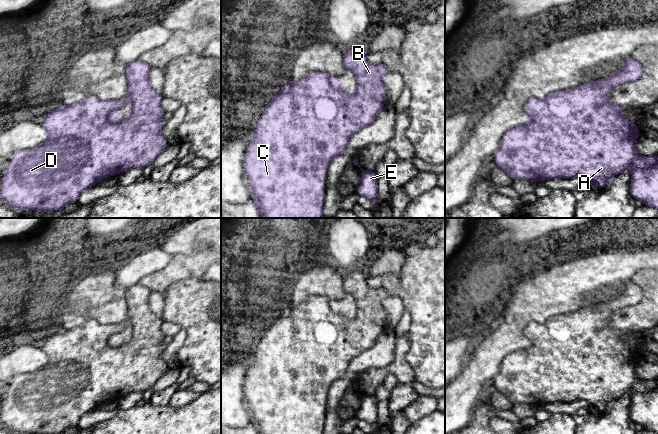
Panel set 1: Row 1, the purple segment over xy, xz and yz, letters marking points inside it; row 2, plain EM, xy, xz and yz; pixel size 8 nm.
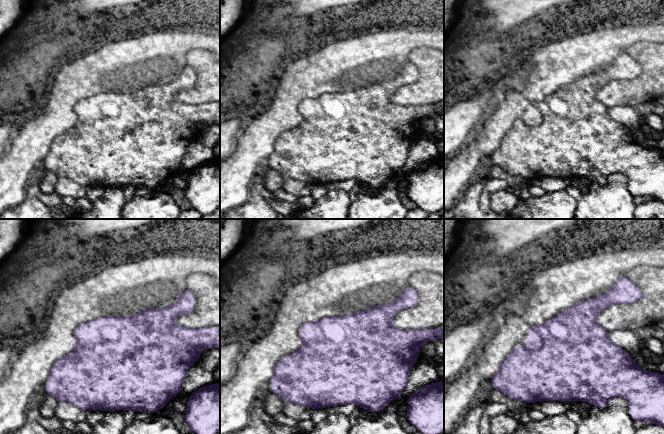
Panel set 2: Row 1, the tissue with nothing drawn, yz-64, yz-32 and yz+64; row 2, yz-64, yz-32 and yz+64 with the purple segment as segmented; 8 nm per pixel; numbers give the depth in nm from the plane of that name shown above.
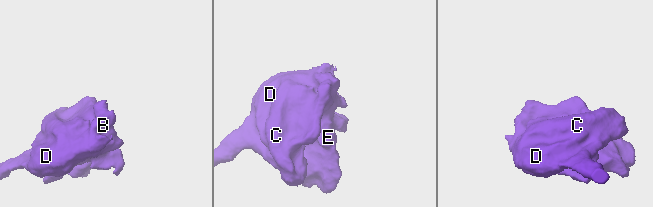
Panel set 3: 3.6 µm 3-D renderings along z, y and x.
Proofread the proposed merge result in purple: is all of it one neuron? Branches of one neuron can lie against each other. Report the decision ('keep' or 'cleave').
keep

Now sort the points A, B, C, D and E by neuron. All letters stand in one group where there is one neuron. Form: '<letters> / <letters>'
A B C D E

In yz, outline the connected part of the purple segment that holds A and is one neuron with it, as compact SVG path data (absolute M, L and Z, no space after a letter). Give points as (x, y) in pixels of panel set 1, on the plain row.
M629 280L624 284L623 292L607 302L554 316L544 323L531 321L524 330L528 346L503 359L494 378L495 388L511 402L538 408L548 403L583 400L597 412L605 411L614 399L631 391L631 420L658 434L658 379L638 379L638 348L625 343L621 338L624 331L608 323L614 310L637 305L642 299L642 289Z

